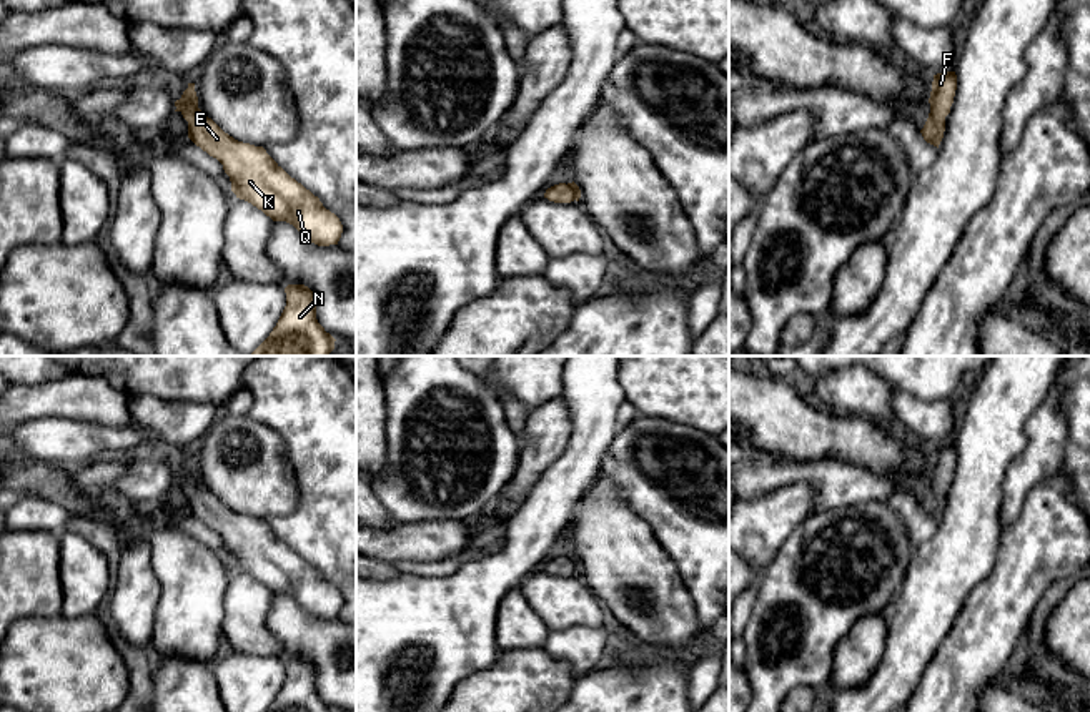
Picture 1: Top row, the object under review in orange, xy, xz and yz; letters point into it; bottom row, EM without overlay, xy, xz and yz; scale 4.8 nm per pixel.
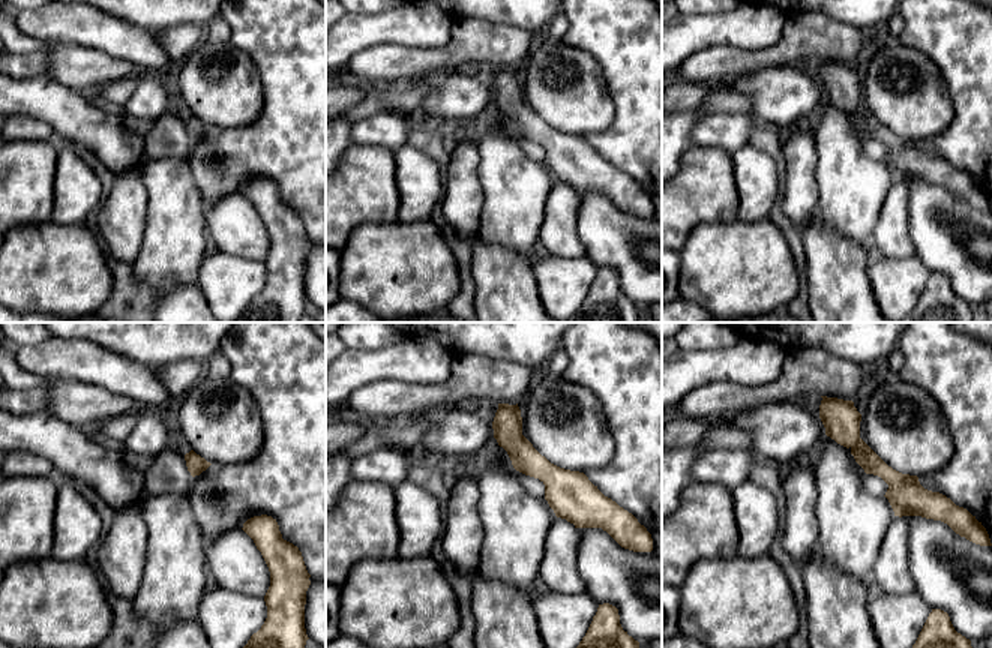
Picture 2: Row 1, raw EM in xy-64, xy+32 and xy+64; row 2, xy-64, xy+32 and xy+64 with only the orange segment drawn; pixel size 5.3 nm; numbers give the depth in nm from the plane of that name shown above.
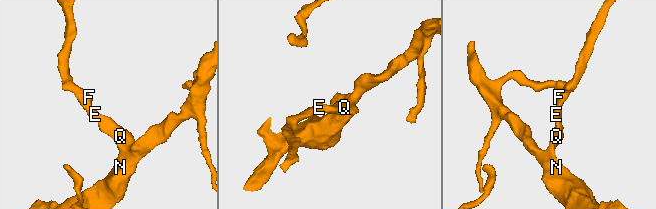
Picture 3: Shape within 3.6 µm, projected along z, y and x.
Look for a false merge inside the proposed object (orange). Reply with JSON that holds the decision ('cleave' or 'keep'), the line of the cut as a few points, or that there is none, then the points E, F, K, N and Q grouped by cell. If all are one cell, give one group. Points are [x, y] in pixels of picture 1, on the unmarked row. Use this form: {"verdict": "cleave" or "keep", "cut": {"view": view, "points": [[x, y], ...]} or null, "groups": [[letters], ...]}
{"verdict": "keep", "cut": null, "groups": [["E", "F", "K", "N", "Q"]]}

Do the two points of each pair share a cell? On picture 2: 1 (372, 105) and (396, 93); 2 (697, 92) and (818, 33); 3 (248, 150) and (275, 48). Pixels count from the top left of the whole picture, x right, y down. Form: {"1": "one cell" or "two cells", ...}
{"1": "one cell", "2": "two cells", "3": "one cell"}

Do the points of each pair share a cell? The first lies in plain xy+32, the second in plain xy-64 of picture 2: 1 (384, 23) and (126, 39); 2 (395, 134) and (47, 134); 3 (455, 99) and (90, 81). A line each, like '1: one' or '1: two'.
1: one
2: one
3: two

